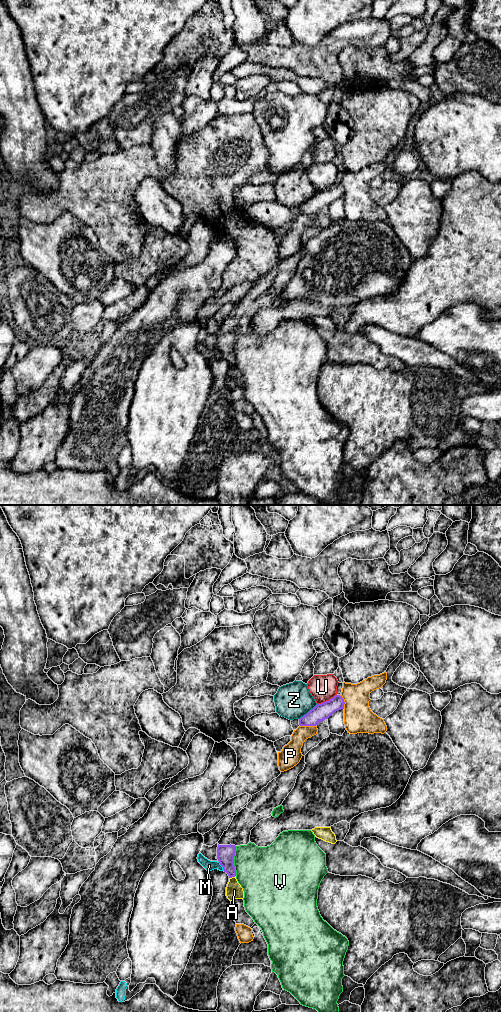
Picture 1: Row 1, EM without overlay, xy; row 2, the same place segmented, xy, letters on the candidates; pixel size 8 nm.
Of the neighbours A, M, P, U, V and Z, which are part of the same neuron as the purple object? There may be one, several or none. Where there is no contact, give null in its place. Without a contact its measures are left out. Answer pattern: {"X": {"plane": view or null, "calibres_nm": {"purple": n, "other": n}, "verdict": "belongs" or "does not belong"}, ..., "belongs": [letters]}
{"A": {"plane": "xy", "calibres_nm": {"purple": 140, "other": 130}, "verdict": "does not belong"}, "M": {"plane": "xy", "calibres_nm": {"purple": 140, "other": 80}, "verdict": "does not belong"}, "P": {"plane": "xy", "calibres_nm": {"purple": 140, "other": 140}, "verdict": "does not belong"}, "U": {"plane": "xy", "calibres_nm": {"purple": 140, "other": 200}, "verdict": "does not belong"}, "V": {"plane": "xy", "calibres_nm": {"purple": 140, "other": 400}, "verdict": "does not belong"}, "Z": {"plane": "xy", "calibres_nm": {"purple": 140, "other": 280}, "verdict": "does not belong"}, "belongs": []}

